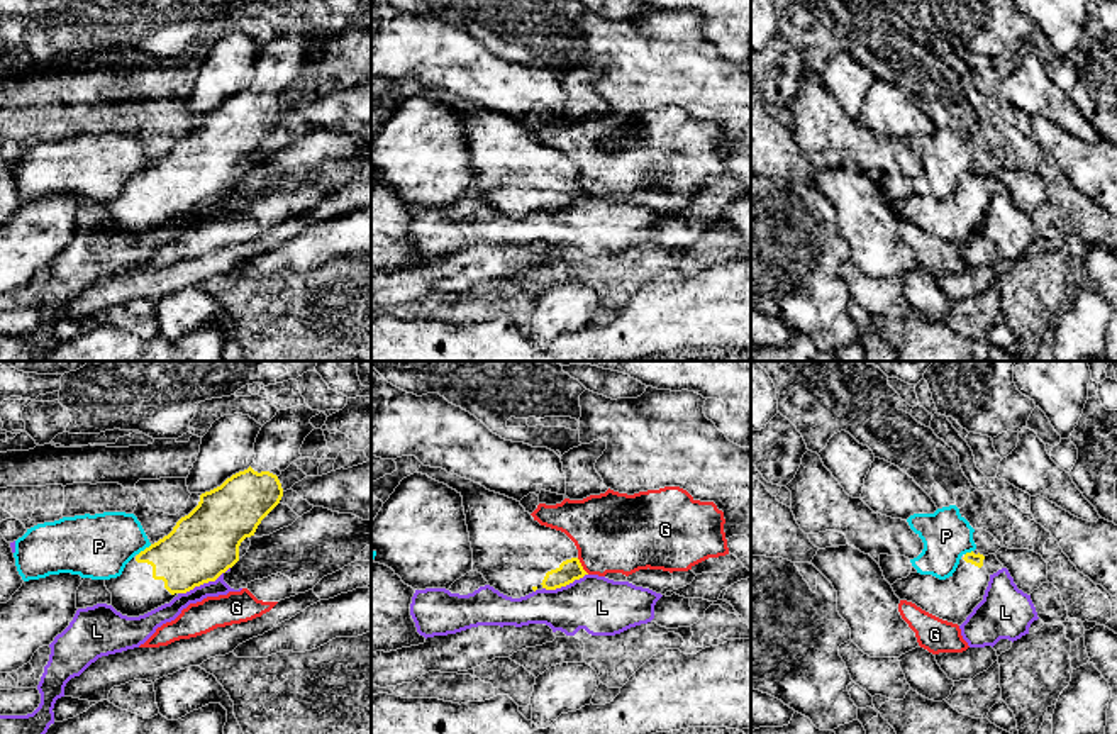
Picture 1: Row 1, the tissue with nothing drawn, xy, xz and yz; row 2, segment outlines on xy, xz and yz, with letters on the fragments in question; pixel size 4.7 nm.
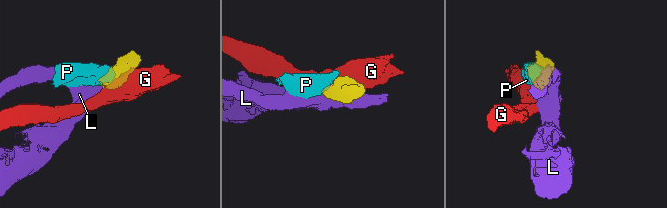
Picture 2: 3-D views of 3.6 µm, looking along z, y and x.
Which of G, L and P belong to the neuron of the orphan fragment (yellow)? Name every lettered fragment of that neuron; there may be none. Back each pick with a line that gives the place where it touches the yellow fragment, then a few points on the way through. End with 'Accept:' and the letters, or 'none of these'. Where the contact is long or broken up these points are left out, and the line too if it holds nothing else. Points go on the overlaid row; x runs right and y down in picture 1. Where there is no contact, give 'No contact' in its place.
Accept: none of these

